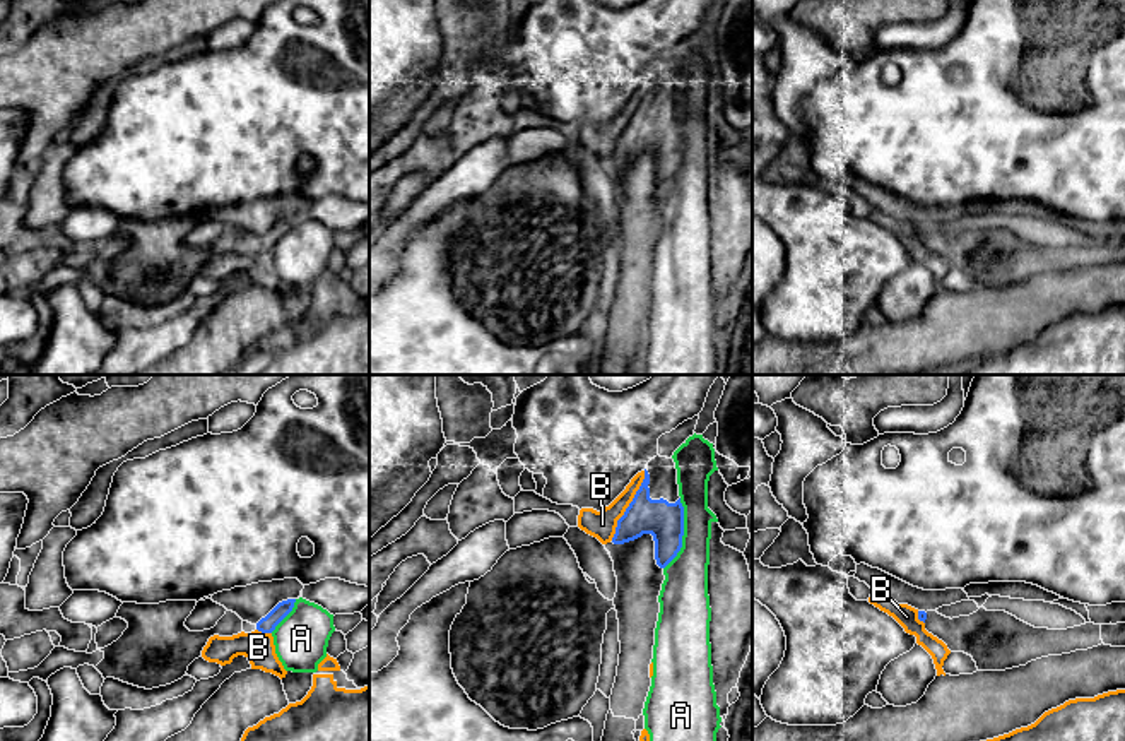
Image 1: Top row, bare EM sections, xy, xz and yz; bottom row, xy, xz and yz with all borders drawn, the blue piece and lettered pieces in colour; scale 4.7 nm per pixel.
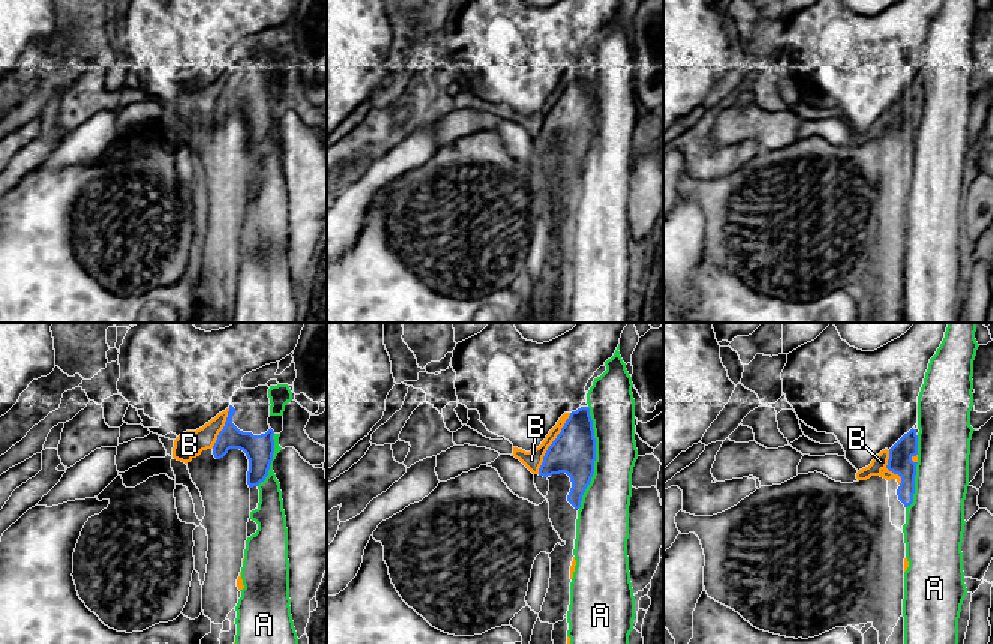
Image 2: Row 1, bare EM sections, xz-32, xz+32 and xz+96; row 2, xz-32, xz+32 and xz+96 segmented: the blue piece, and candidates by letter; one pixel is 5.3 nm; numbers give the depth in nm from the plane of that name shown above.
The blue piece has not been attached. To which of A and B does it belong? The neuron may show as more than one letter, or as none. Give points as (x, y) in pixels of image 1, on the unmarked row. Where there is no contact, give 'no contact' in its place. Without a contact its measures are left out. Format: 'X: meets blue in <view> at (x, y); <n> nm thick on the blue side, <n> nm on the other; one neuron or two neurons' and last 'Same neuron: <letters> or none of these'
A: meets blue in xz at (683, 151); 180 nm thick on the blue side, 200 nm on the other; two neurons
B: meets blue in xz at (630, 122); 180 nm thick on the blue side, 130 nm on the other; two neurons
Same neuron: none of these

